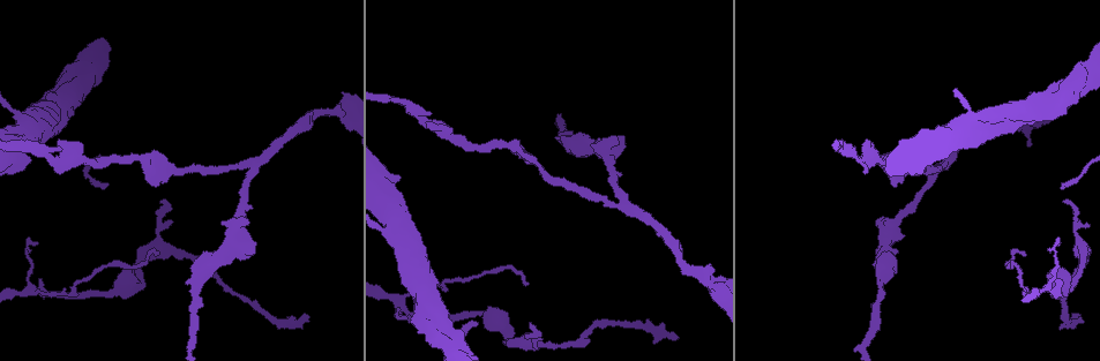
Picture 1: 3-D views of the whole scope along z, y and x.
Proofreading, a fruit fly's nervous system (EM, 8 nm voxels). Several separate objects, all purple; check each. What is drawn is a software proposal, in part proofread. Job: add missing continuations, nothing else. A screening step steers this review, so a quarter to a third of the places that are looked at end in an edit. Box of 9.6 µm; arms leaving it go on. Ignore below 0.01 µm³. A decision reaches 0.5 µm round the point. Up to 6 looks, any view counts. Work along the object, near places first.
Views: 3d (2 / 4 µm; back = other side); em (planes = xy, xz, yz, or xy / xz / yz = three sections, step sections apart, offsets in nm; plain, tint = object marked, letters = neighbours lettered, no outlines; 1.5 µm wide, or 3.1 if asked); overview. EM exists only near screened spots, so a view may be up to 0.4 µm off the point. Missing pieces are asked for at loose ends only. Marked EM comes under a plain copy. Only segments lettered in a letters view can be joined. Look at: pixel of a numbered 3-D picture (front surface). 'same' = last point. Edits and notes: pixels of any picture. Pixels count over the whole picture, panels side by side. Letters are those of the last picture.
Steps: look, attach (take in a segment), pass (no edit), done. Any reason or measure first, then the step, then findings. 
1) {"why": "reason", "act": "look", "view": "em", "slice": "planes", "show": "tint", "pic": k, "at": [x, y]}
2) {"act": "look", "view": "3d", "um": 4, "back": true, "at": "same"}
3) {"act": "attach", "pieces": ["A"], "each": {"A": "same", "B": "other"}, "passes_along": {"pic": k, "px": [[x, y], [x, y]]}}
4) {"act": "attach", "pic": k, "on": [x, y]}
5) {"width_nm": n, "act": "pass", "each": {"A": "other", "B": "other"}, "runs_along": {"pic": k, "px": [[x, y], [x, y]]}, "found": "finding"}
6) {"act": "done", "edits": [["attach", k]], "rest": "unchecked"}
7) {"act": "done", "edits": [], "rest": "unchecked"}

{"act": "look", "view": "em", "slice": "xy", "step": 8, "show": "letters", "pic": 1, "at": [162, 203]}

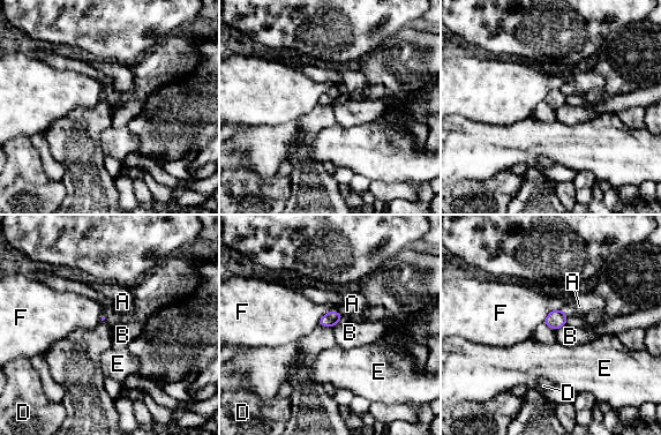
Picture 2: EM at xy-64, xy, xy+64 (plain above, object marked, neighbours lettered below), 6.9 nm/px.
{"act": "pass", "each": {"A": "other", "B": "other", "D": "other", "E": "other", "F": "other"}, "border": {"pic": 2, "px": [[566, 323], [555, 331]]}, "found": "none of them fits"}

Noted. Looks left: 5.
{"why": "an open end", "act": "look", "view": "em", "slice": "planes", "show": "tint", "pic": 1, "at": [399, 318]}

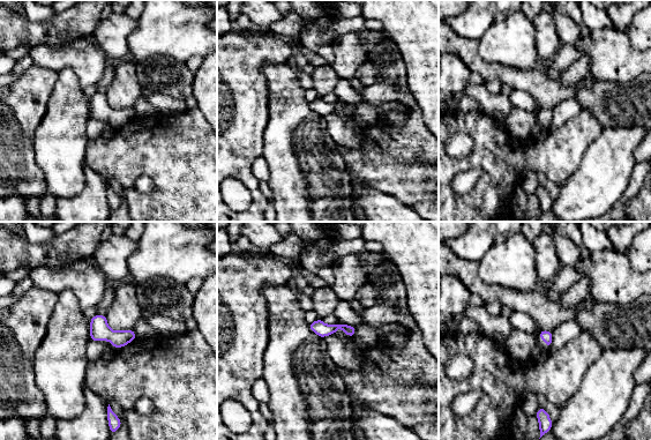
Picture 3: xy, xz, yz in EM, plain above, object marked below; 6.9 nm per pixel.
{"act": "look", "view": "em", "slice": "planes", "show": "letters", "at": "same"}

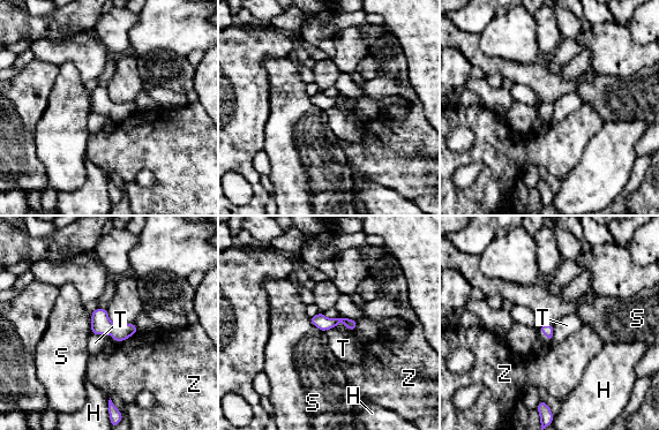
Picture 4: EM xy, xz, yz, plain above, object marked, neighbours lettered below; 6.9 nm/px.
{"act": "pass", "each": {"H": "other", "S": "other", "T": "other", "Z": "other"}, "border": {"pic": 4, "px": [[91, 333], [110, 334], [114, 339]]}, "found": "no lettered segment goes on from it"}

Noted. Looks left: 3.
{"why": "an open end", "act": "look", "view": "3d", "um": 2, "back": true, "pic": 1, "at": [1072, 313]}

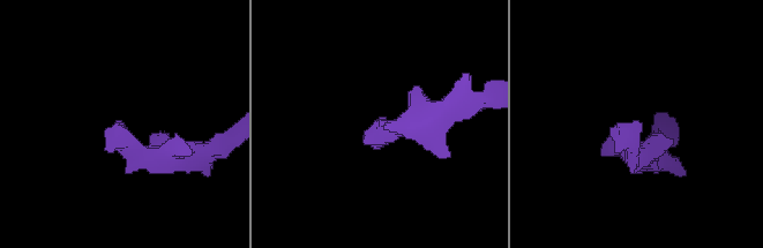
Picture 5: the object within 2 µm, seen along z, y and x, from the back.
{"act": "look", "view": "em", "slice": "xy", "step": 4, "show": "letters", "pic": 5, "at": [381, 121]}

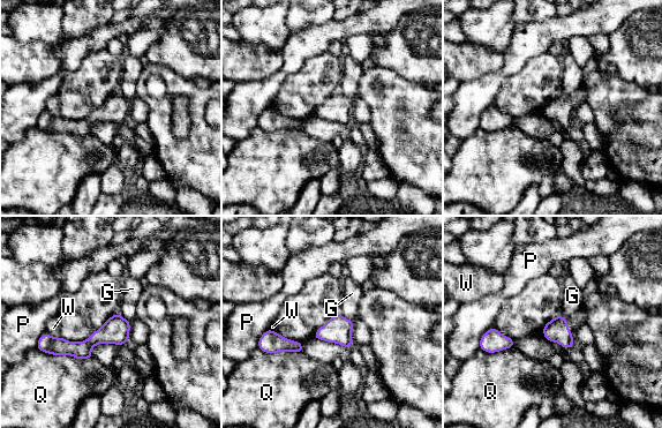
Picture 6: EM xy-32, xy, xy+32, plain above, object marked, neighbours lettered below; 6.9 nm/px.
{"longest_contact_nm": ["Q", 400], "act": "pass", "each": {"G": "other", "P": "other", "Q": "other", "W": "other"}, "found": "none of them fits"}

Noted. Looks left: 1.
{"act": "done", "edits": [], "rest": "unchecked"}

